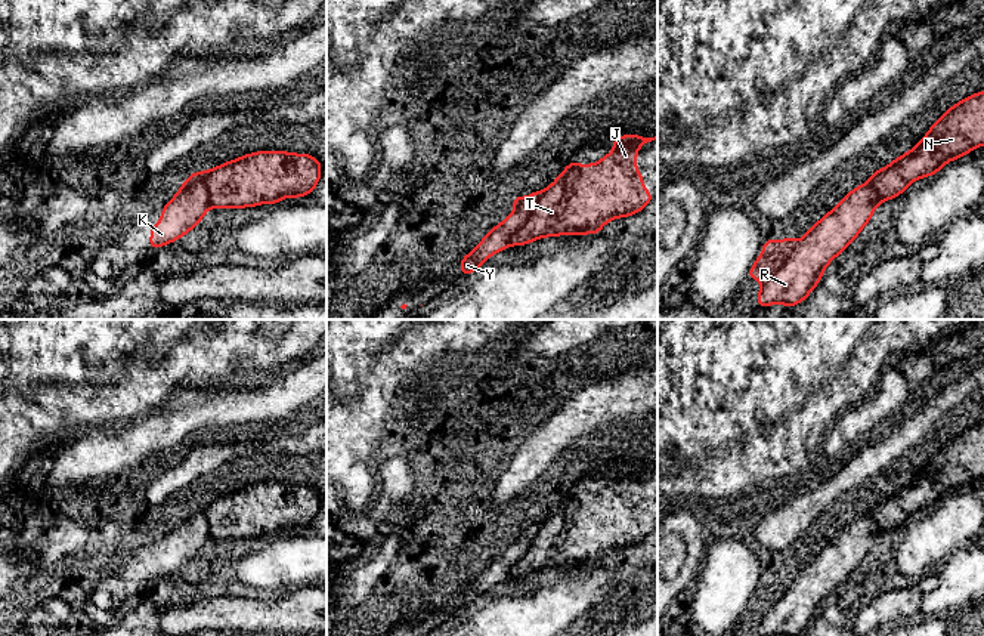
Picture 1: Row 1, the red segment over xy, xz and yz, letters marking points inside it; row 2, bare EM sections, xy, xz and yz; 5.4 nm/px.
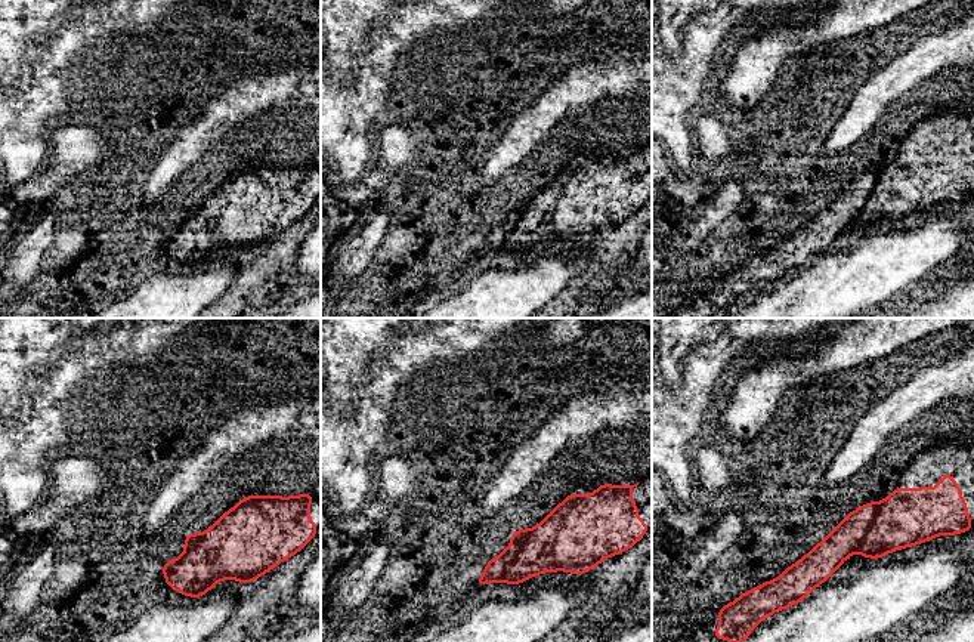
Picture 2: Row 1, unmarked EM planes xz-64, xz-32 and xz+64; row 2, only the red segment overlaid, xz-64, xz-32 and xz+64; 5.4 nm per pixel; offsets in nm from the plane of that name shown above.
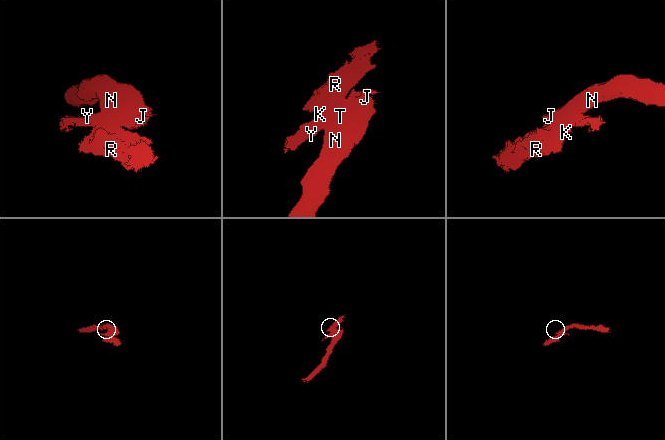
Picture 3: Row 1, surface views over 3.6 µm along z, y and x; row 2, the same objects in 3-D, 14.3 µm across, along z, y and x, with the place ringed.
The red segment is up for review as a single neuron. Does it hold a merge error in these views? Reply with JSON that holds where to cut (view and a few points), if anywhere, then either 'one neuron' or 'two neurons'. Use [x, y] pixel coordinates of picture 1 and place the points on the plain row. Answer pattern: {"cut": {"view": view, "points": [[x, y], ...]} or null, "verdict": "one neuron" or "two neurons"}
{"cut": {"view": "xz", "points": [[542, 524], [532, 545], [510, 574]]}, "verdict": "two neurons"}

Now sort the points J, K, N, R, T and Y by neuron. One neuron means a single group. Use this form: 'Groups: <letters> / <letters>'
Groups: J N T / K R Y

